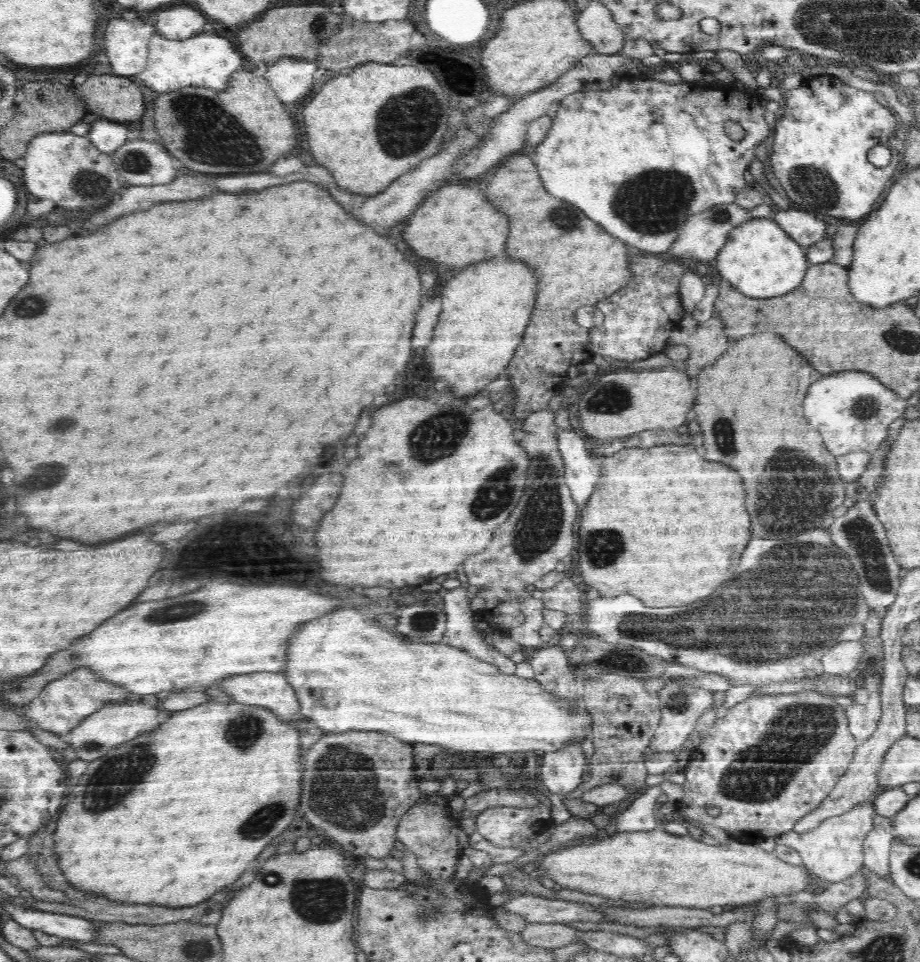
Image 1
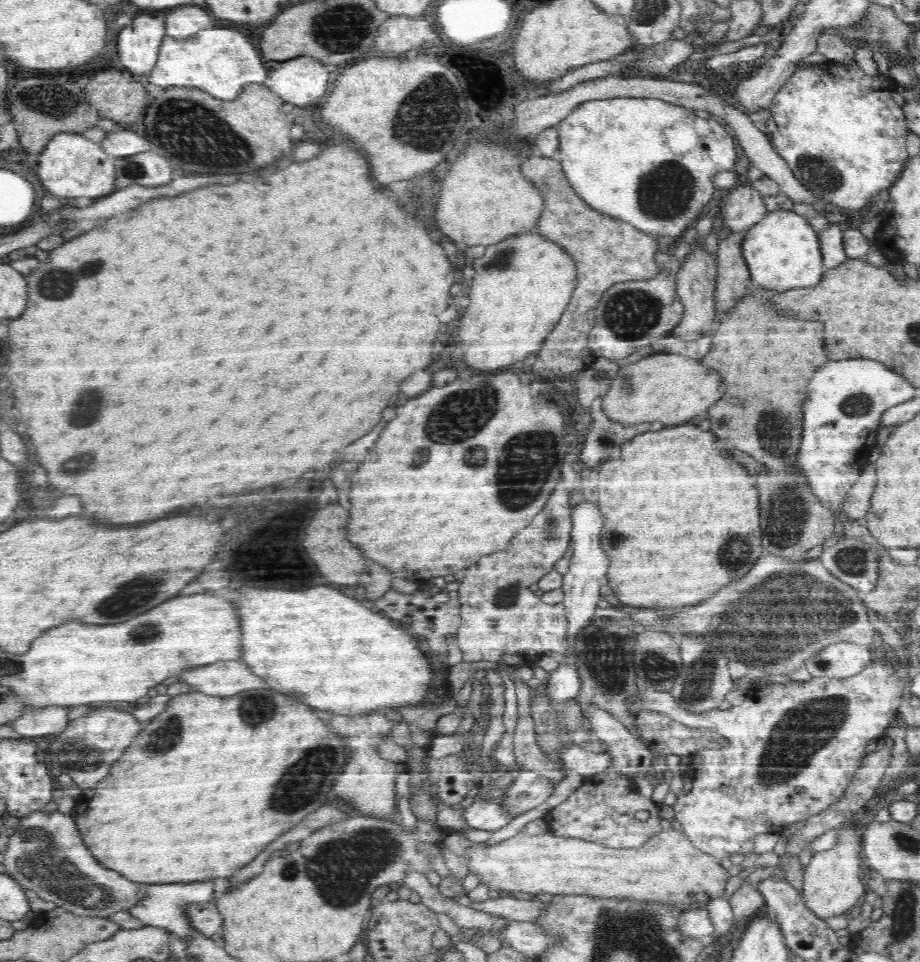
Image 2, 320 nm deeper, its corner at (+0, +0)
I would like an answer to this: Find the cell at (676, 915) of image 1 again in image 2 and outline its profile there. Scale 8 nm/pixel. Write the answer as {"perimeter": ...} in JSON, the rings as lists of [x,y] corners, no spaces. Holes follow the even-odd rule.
{"perimeter":[[[466,894],[458,898],[457,901],[462,906],[473,908],[478,912],[485,912],[486,914],[493,914],[518,922],[533,922],[548,904],[548,902],[544,903],[531,899],[531,896],[524,897],[513,894],[495,899],[489,898],[483,902],[473,902]]]}

